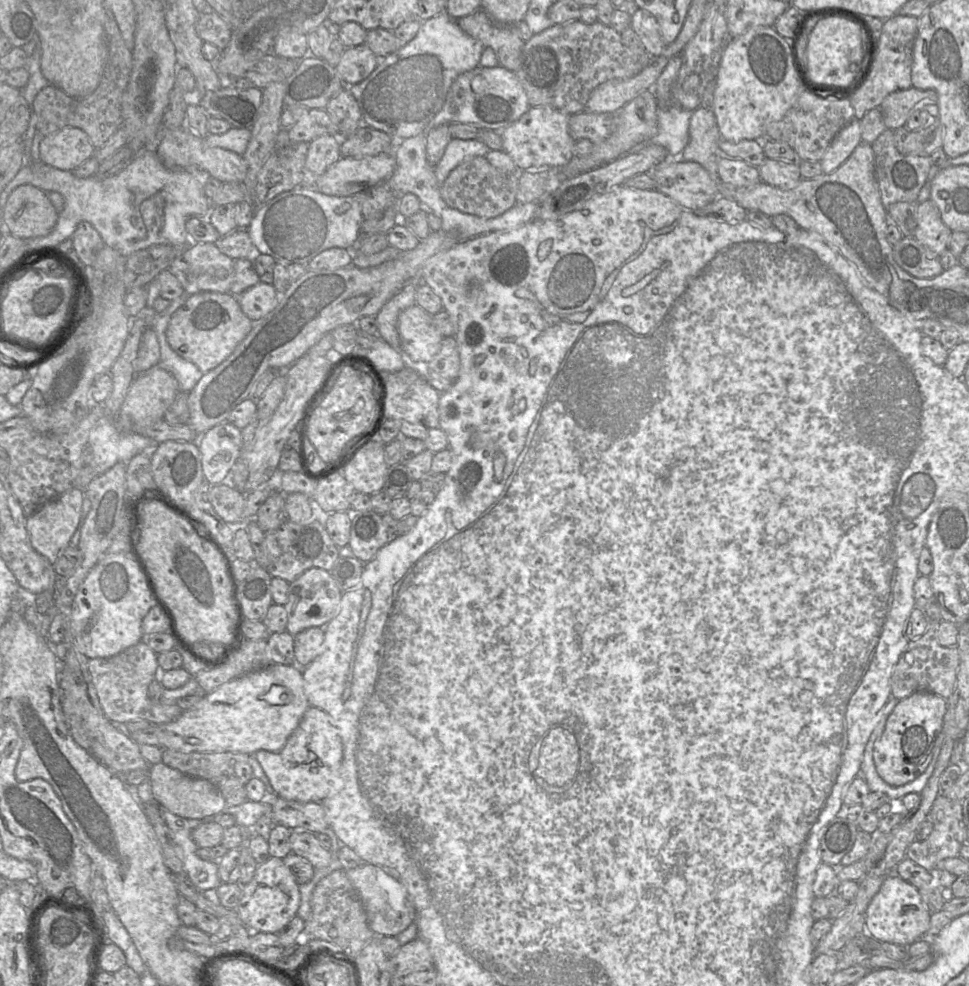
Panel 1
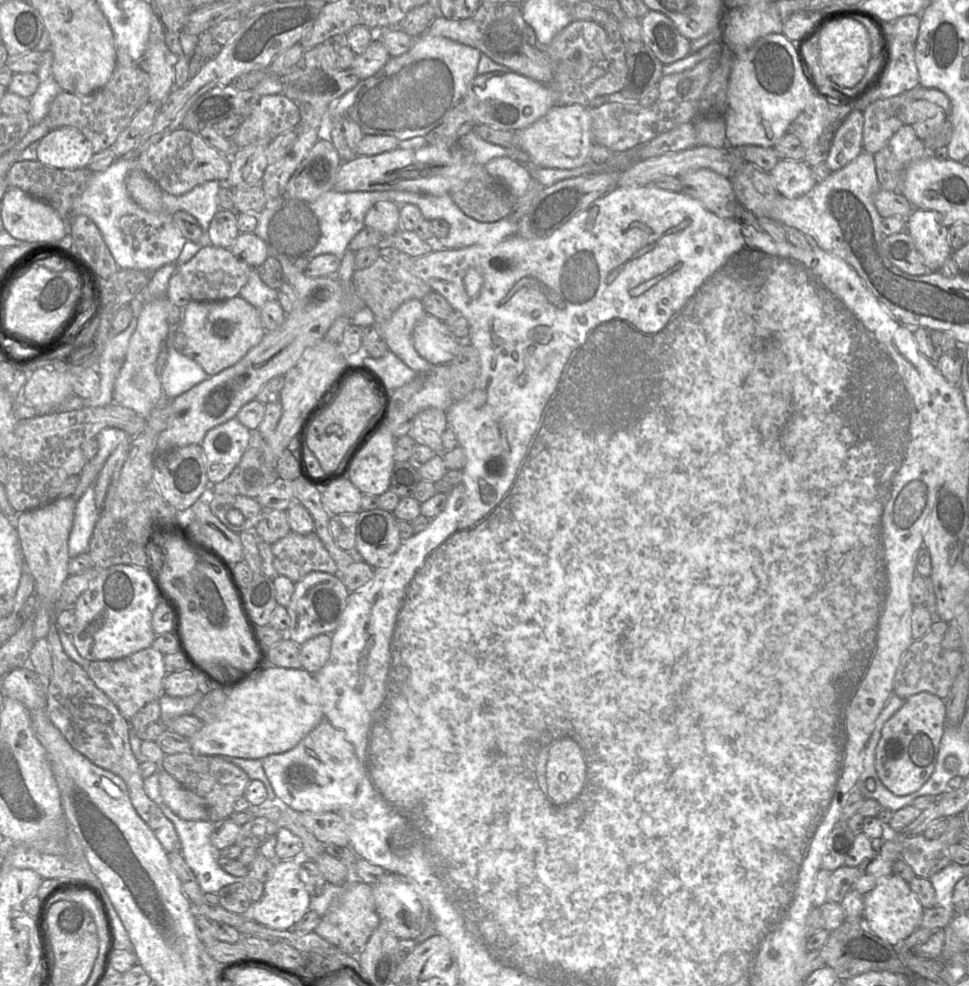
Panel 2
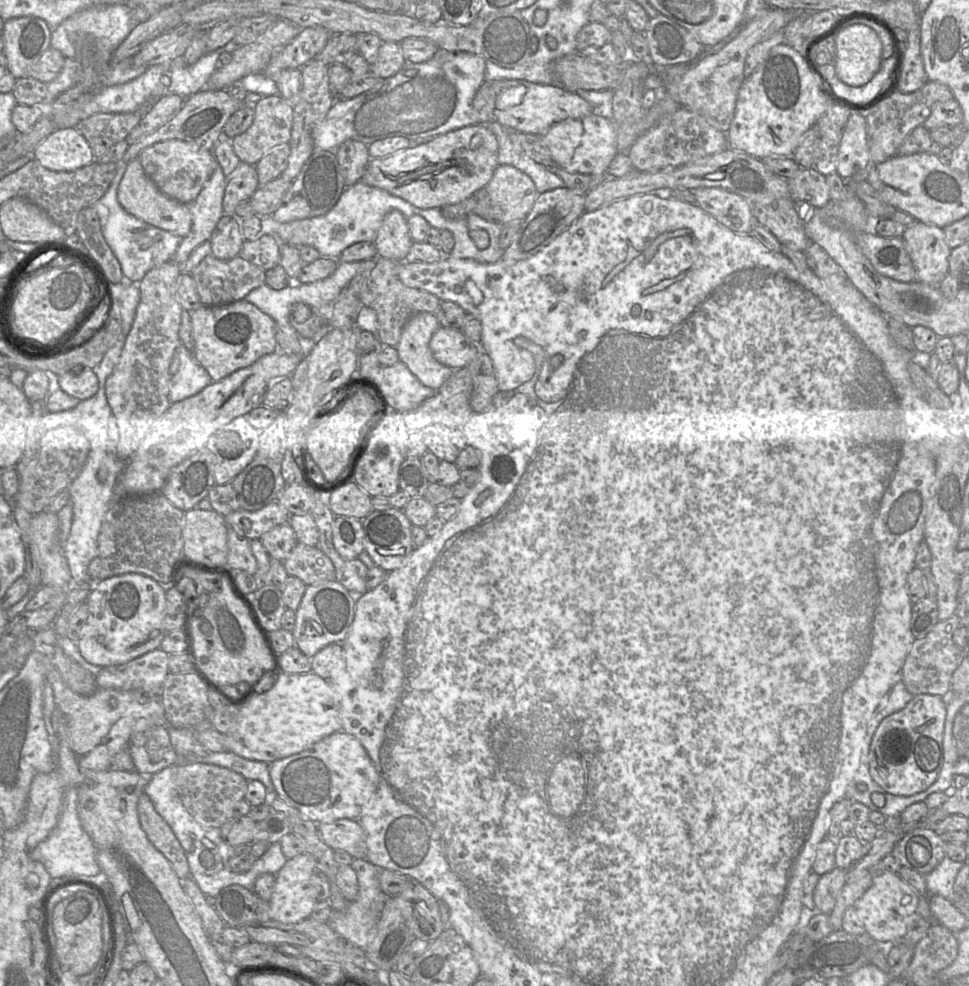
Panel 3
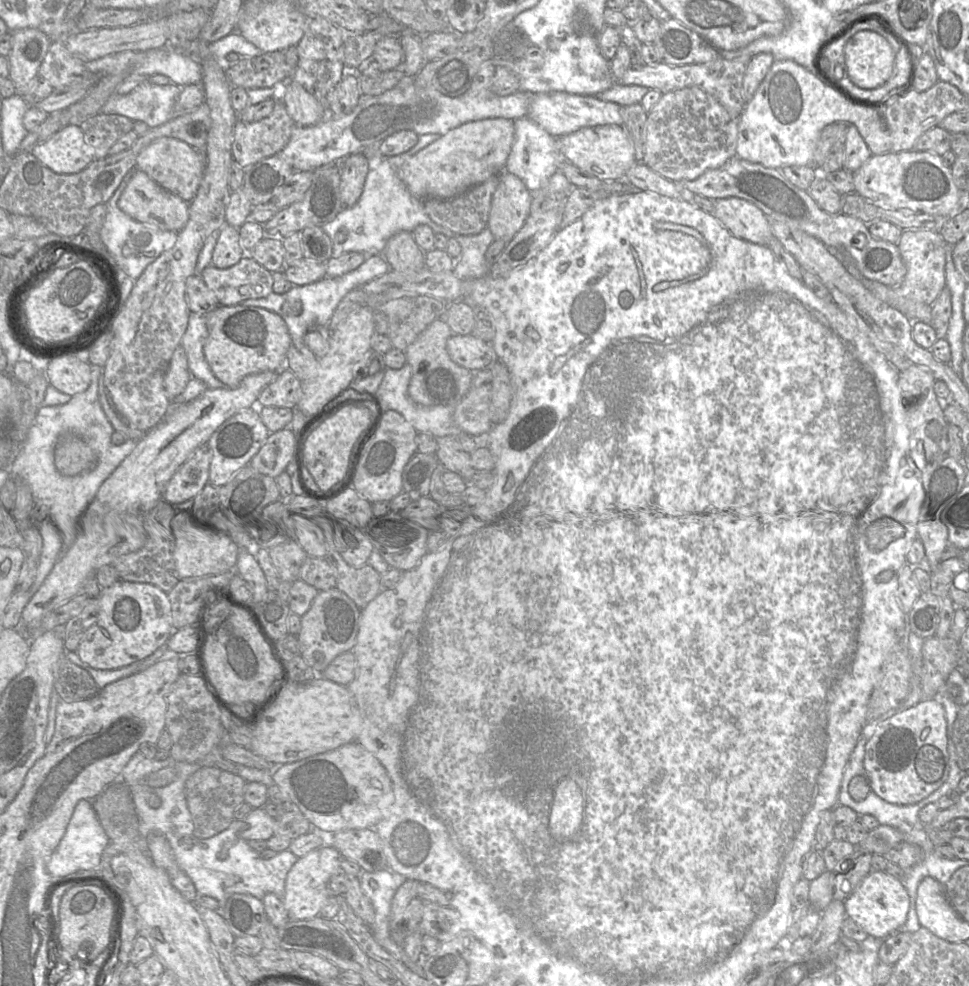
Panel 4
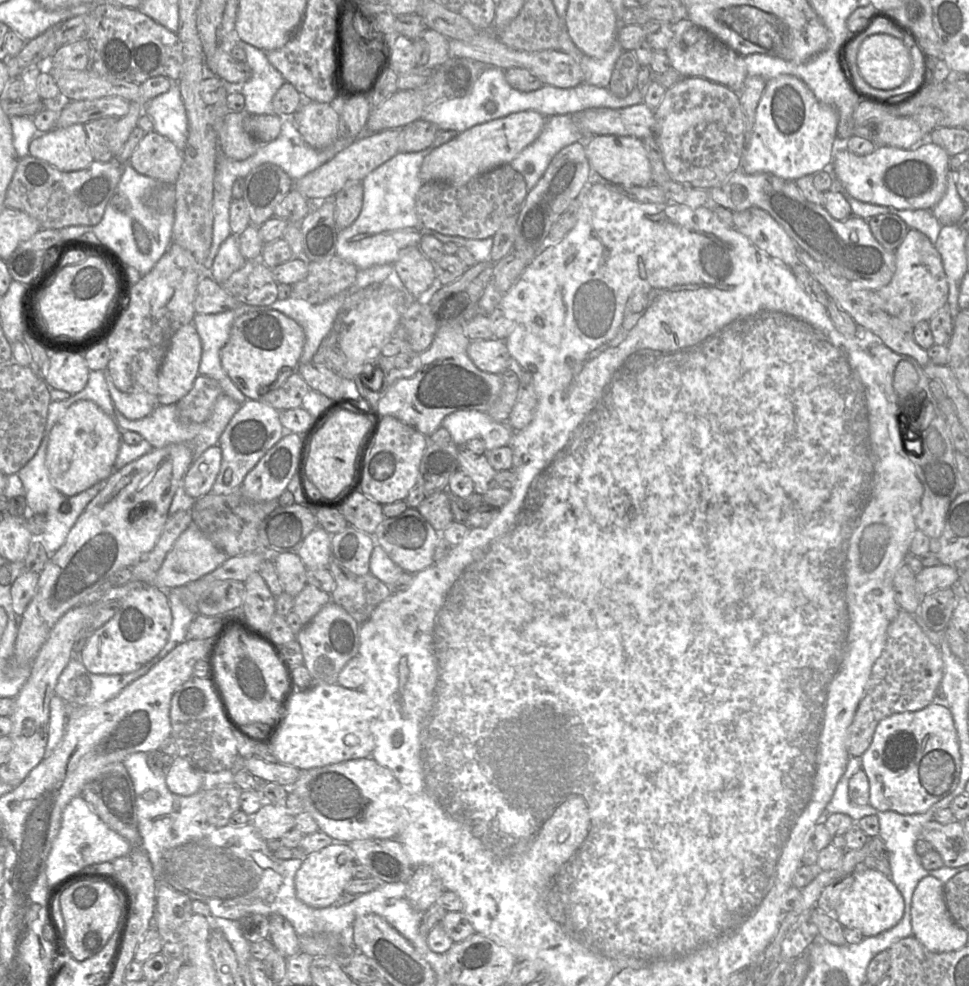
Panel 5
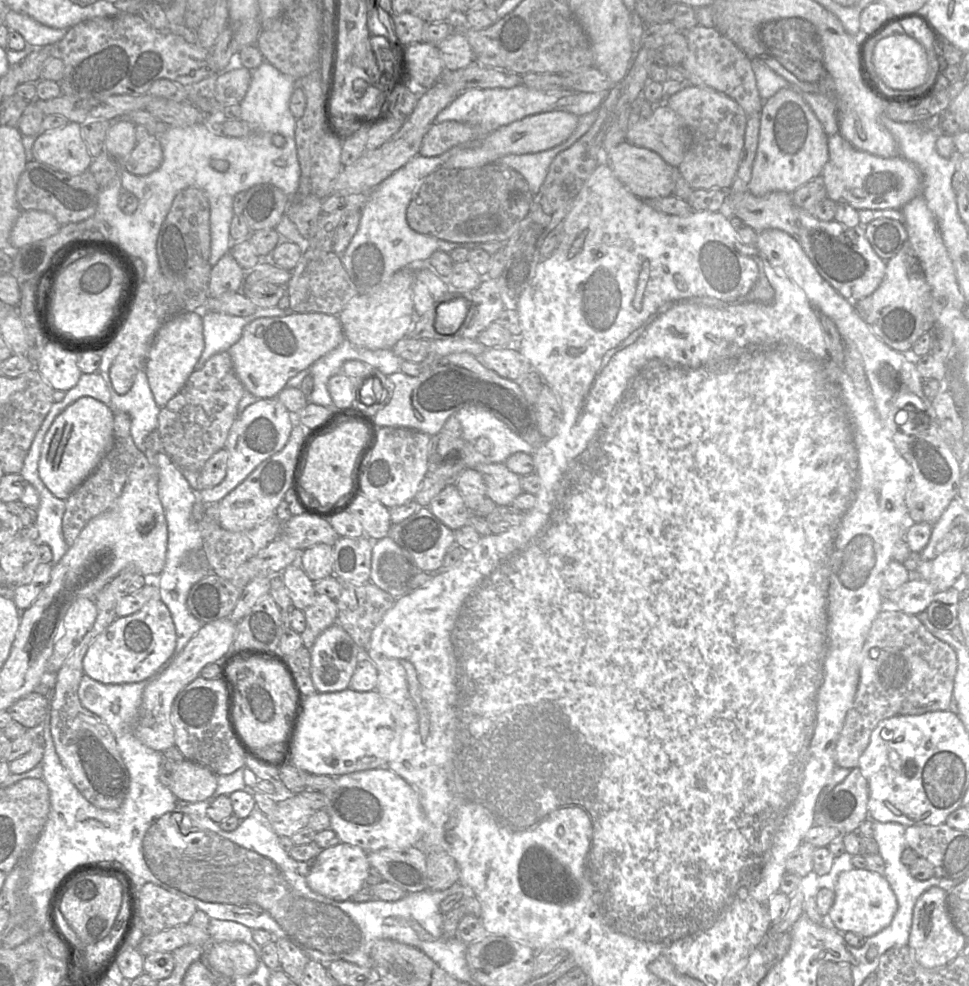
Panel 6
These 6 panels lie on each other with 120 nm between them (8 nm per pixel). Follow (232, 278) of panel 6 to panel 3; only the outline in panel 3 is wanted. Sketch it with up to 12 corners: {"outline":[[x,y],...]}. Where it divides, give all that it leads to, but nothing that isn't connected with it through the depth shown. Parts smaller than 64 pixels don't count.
{"outline":[[223,213],[210,238],[218,259],[239,255],[240,220]]}

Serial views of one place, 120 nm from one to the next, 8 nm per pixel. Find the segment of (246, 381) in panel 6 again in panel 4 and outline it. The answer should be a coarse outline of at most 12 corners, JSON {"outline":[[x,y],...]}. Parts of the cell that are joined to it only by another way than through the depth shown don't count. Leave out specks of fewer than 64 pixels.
{"outline":[[251,306],[205,314],[204,356],[236,388],[286,368],[281,316]]}

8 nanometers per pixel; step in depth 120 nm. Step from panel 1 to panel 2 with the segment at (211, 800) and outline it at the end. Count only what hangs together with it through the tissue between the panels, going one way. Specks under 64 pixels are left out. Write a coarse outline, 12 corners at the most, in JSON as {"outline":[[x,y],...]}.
{"outline":[[165,770],[157,773],[163,800],[184,820],[208,820],[199,796]]}

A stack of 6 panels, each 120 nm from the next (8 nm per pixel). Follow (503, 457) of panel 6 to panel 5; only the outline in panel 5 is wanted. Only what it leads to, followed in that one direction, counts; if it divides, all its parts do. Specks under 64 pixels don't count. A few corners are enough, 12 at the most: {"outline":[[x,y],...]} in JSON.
{"outline":[[487,412],[451,413],[441,426],[455,445],[479,438],[486,450],[508,446],[514,433]]}

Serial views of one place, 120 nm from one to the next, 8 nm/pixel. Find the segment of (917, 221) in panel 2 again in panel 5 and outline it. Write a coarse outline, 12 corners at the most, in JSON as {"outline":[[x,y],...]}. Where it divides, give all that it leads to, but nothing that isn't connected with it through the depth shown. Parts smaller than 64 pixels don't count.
{"outline":[[908,230],[883,311],[914,327],[947,304],[935,244]]}

